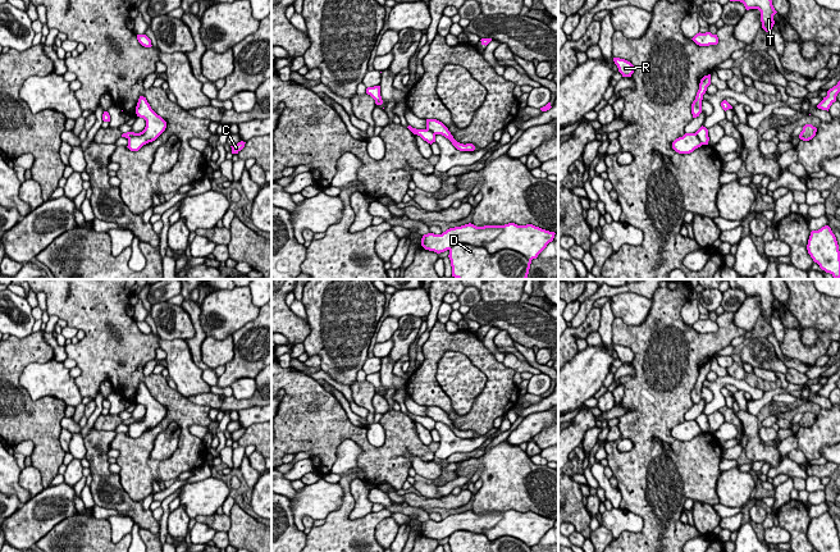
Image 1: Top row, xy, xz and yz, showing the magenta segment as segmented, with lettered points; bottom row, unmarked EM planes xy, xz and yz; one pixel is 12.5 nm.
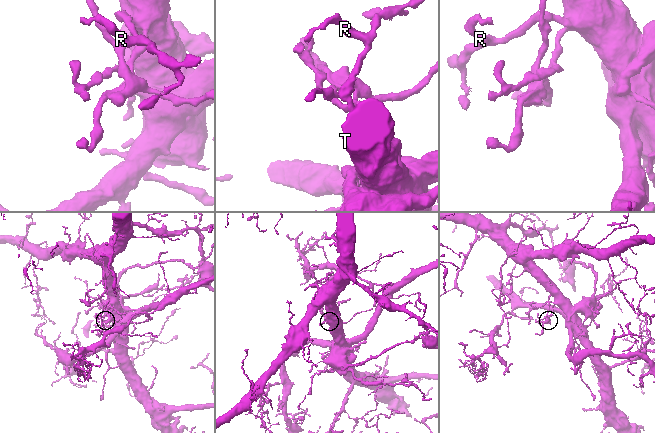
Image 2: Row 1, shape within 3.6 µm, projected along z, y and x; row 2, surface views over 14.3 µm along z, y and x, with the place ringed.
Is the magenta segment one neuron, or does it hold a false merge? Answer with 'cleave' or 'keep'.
cleave

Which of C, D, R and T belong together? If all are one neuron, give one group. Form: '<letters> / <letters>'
C / D R T

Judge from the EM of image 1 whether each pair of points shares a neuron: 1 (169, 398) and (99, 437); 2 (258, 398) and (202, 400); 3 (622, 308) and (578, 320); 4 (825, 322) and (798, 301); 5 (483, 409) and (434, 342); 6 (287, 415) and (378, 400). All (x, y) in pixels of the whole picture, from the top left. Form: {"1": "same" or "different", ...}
{"1": "different", "2": "same", "3": "different", "4": "same", "5": "same", "6": "different"}

